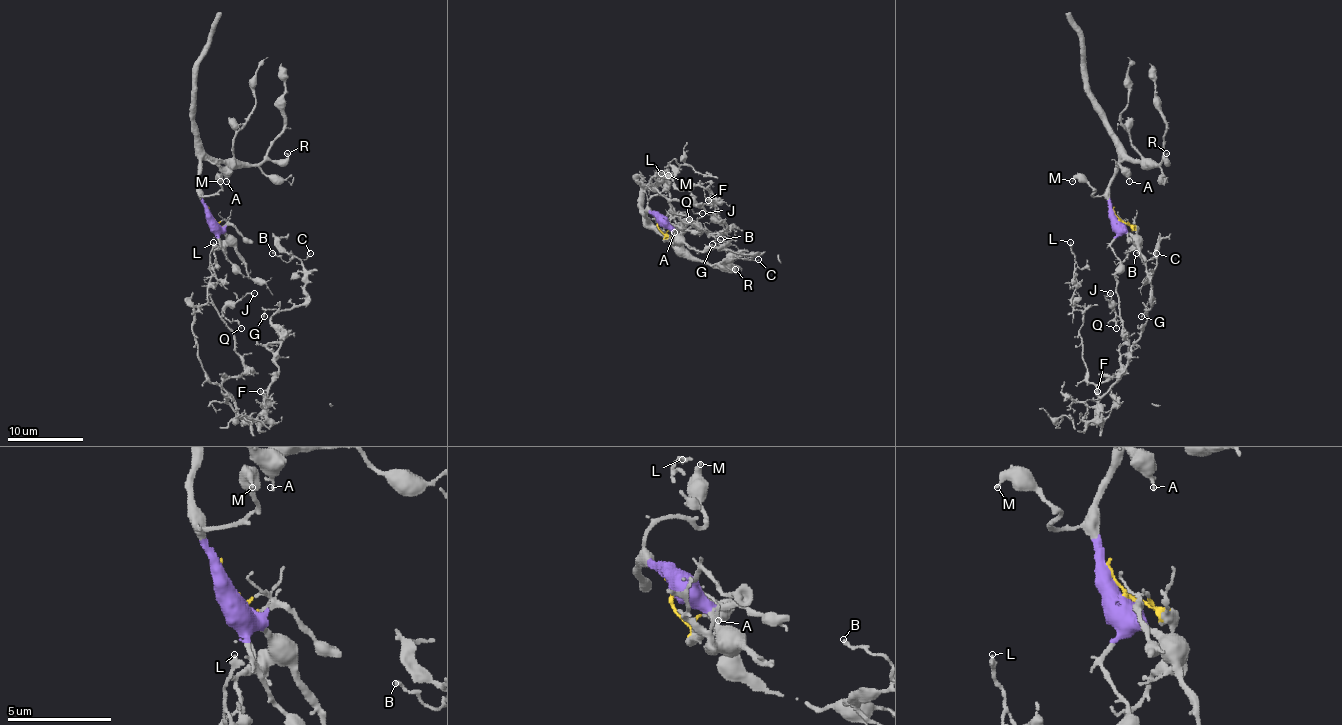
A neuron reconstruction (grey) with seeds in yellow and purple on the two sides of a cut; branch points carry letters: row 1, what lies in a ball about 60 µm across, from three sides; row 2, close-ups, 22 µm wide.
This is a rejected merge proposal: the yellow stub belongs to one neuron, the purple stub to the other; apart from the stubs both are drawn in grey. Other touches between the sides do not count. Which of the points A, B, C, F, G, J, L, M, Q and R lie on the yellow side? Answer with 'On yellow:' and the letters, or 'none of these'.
On yellow: B, C, F, G, J, L, Q

